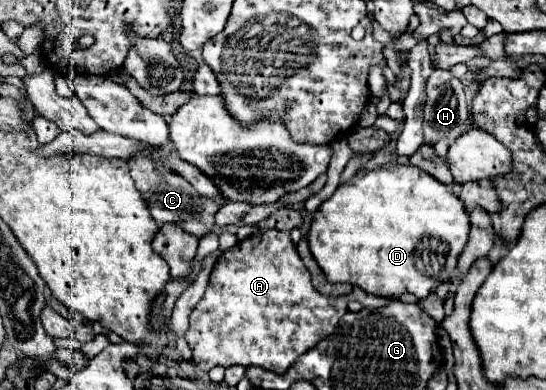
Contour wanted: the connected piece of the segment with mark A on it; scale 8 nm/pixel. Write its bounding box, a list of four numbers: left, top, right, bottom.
[186,230,386,374]

